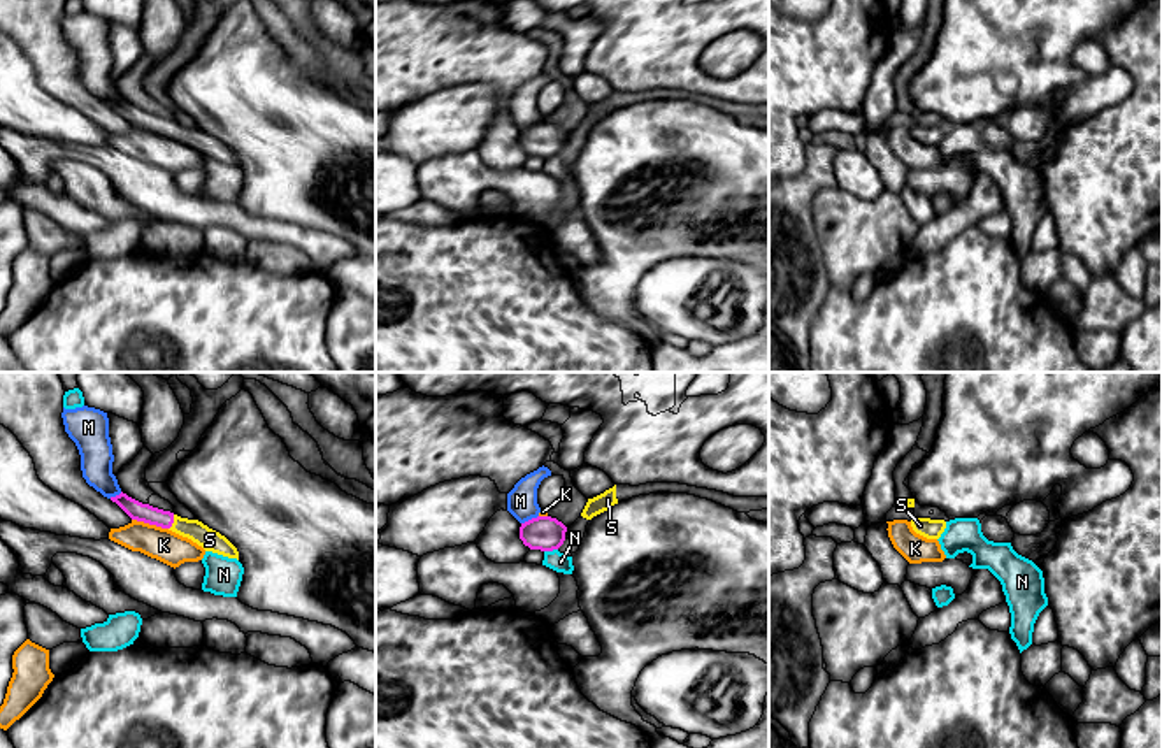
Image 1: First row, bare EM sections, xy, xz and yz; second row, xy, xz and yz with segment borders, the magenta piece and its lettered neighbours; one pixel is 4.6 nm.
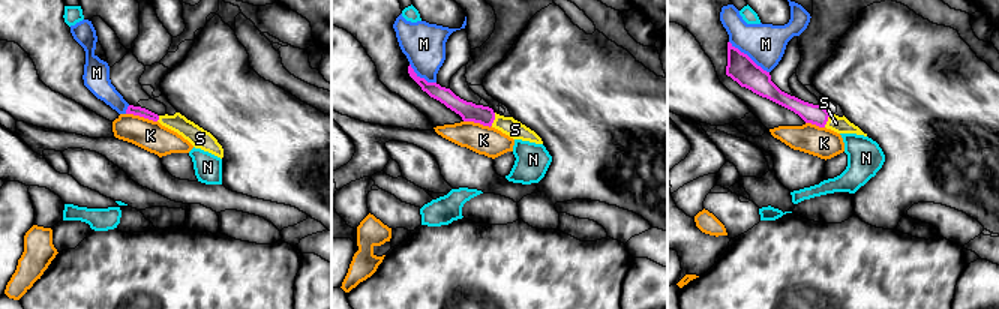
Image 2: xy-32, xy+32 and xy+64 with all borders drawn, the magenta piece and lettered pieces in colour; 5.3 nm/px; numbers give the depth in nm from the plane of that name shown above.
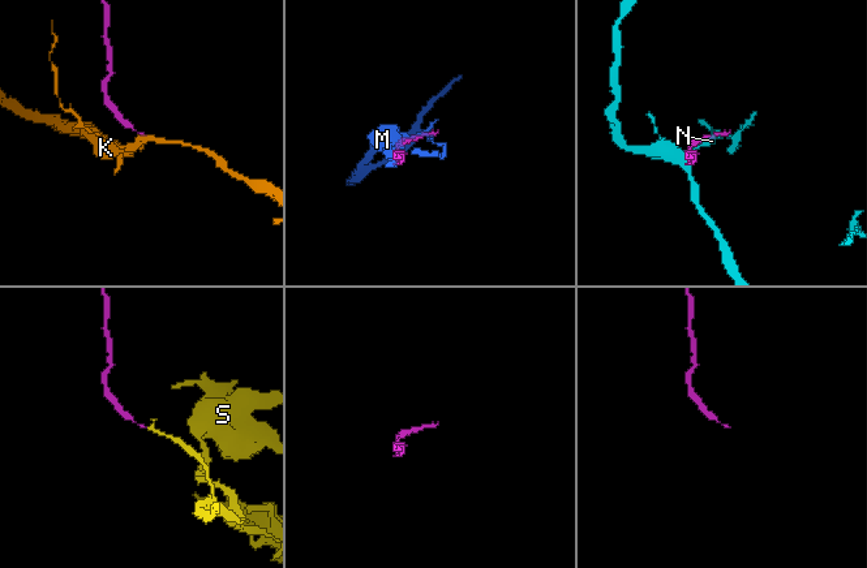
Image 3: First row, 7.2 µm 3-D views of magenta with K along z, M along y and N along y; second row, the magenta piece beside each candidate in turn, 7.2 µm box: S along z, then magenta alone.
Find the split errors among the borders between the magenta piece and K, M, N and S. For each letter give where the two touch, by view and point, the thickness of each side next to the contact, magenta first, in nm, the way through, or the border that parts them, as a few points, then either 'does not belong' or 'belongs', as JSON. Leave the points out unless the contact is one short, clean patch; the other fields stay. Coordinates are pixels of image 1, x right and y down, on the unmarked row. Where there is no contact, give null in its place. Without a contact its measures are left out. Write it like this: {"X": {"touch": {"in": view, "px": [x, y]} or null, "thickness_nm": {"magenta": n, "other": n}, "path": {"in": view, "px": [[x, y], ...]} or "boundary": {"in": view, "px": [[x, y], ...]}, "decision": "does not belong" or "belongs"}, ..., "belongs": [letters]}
{"K": {"touch": {"in": "xy", "px": [150, 130]}, "thickness_nm": {"magenta": 90, "other": 150}, "boundary": {"in": "xy", "px": [[132, 125], [167, 136]]}, "decision": "does not belong"}, "M": {"touch": {"in": "xz", "px": [529, 127]}, "thickness_nm": {"magenta": 160, "other": 140}, "decision": "does not belong"}, "N": {"touch": {"in": "xz", "px": [550, 157]}, "thickness_nm": {"magenta": 160, "other": 90}, "decision": "does not belong"}, "S": {"touch": {"in": "xy", "px": [172, 129]}, "thickness_nm": {"magenta": 90, "other": 100}, "path": {"in": "xy", "px": [[136, 116], [172, 129], [193, 136], [209, 146]]}, "decision": "belongs"}, "belongs": ["S"]}

